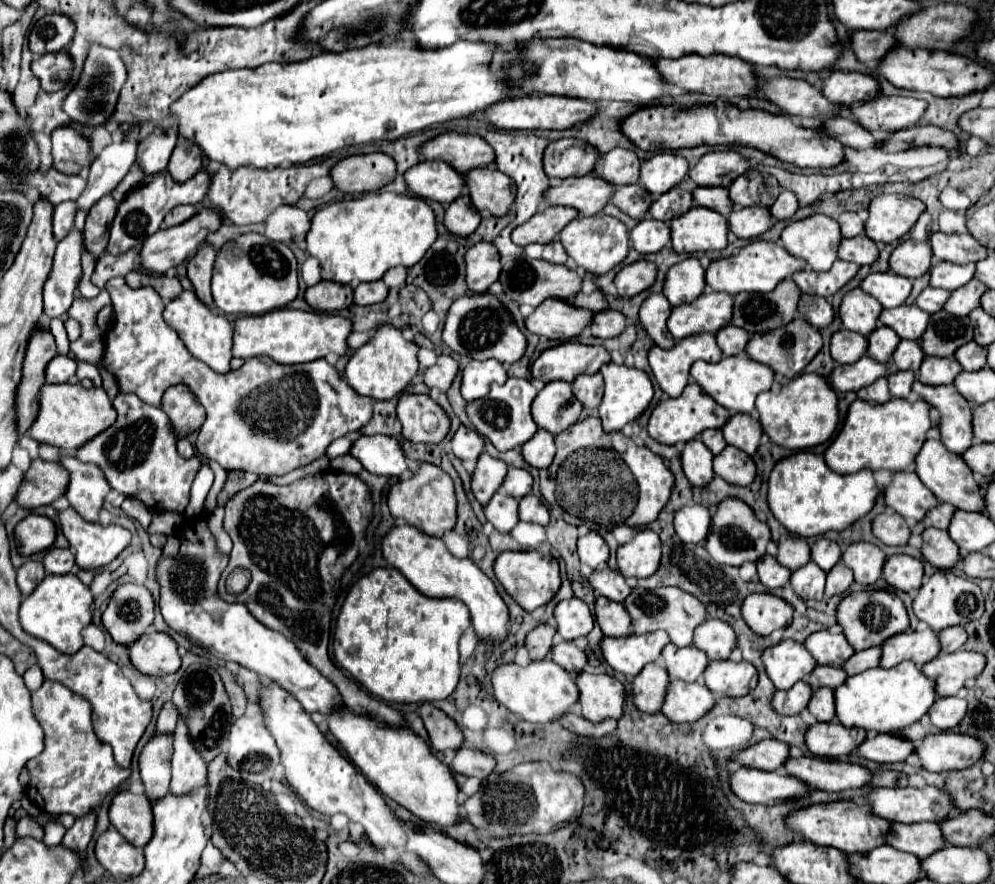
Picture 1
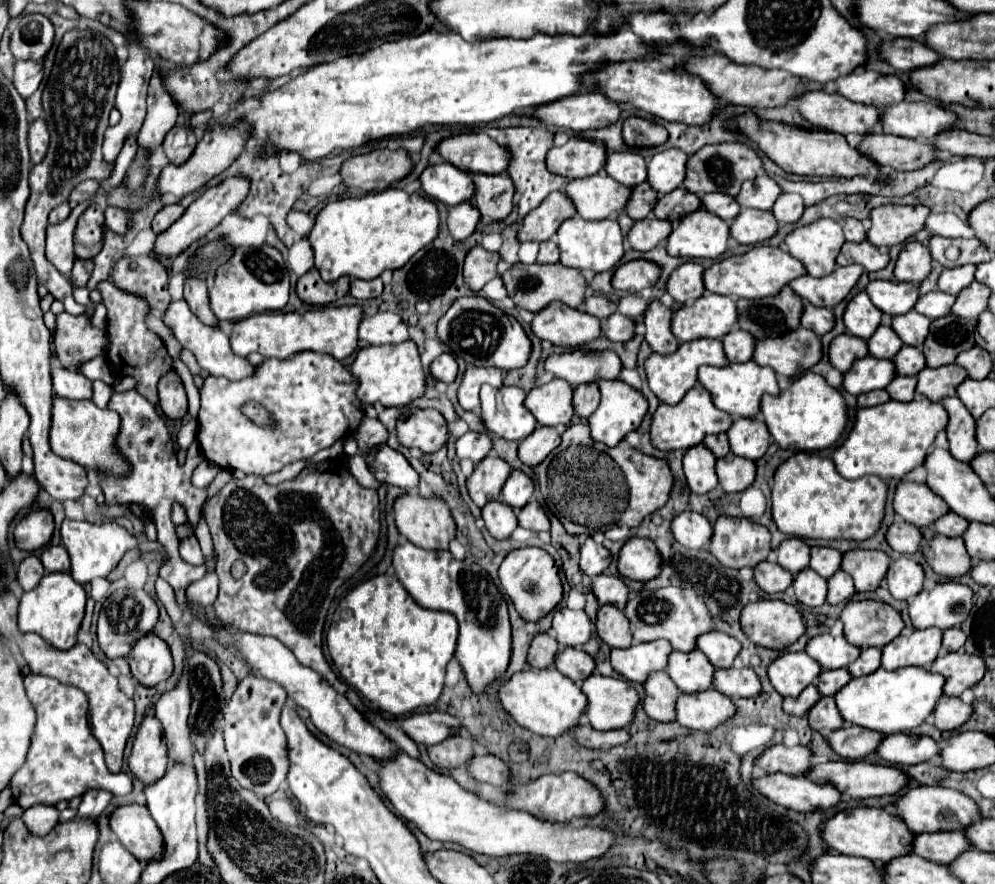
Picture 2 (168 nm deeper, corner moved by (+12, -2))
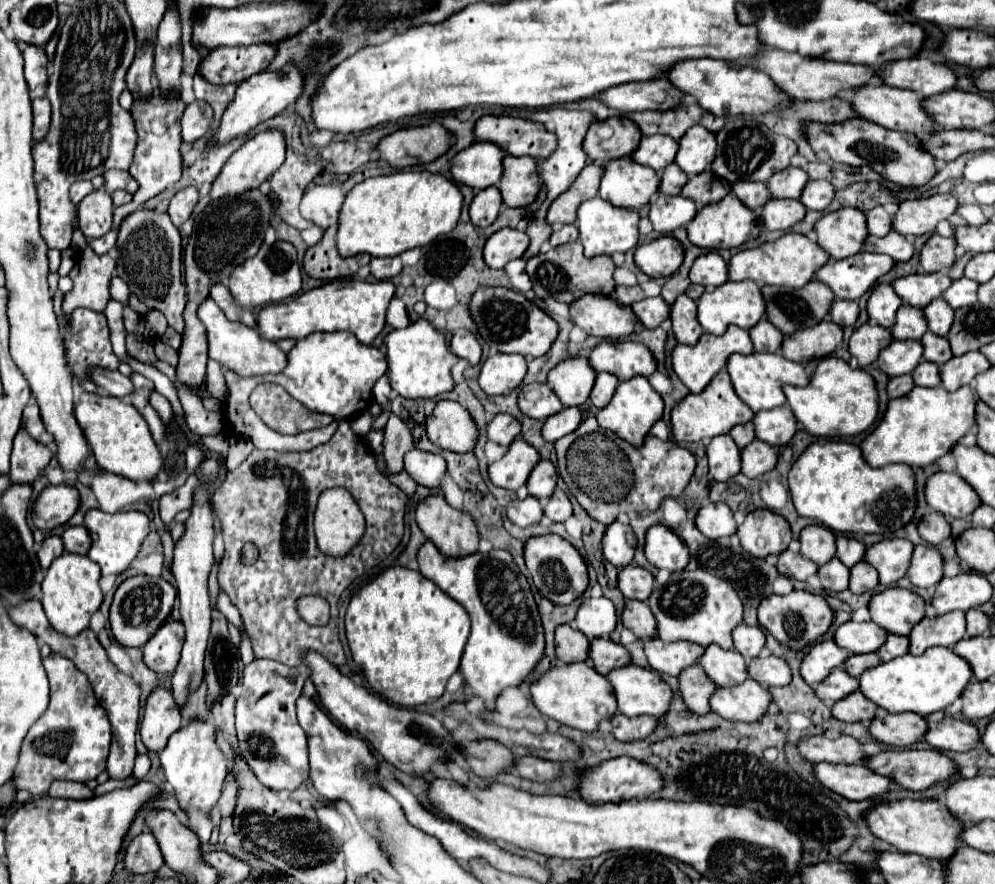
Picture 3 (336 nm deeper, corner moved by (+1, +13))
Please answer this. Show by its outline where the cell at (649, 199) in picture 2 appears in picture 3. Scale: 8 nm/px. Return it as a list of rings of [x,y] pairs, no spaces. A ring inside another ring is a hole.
[[[675,163],[673,165],[667,165],[665,171],[663,171],[663,179],[661,179],[661,193],[665,195],[679,195],[683,185],[689,181],[689,175],[685,175],[681,171],[681,167],[677,167]]]

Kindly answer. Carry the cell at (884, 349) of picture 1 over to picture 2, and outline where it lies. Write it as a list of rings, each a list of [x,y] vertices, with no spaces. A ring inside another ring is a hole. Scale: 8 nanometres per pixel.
[[[880,326],[868,340],[868,352],[874,358],[892,358],[898,348],[902,348],[902,342],[898,340],[898,336],[894,336],[894,330],[888,326]]]

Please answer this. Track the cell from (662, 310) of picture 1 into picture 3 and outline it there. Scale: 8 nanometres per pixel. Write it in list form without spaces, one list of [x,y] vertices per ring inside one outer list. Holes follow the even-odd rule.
[[[679,295],[677,301],[671,305],[671,321],[673,333],[683,345],[695,345],[703,335],[703,329],[697,321],[697,303],[691,301],[687,295]]]

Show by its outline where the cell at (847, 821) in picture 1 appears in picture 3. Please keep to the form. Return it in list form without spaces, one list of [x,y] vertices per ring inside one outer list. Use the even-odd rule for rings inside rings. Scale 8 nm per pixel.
[[[891,801],[879,803],[865,815],[871,831],[881,839],[897,847],[901,853],[917,853],[939,861],[949,861],[961,847],[959,835],[965,829],[963,823],[939,801]]]

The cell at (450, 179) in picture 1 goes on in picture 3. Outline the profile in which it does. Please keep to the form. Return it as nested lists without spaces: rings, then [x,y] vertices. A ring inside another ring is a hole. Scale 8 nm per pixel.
[[[477,141],[469,149],[455,155],[451,175],[457,183],[469,185],[477,191],[487,189],[499,183],[503,173],[503,157],[505,151],[501,151],[495,143]]]

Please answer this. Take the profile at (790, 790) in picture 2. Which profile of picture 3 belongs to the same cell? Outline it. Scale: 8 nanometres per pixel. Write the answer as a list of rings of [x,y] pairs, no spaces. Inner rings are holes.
[[[817,763],[815,777],[831,791],[845,799],[875,799],[889,791],[893,779],[871,771],[865,765],[833,765]]]

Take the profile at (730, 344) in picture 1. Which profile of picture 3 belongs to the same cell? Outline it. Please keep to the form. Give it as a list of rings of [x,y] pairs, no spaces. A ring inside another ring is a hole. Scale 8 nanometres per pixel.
[[[761,321],[761,325],[749,329],[751,341],[755,345],[757,353],[777,353],[783,343],[783,333],[769,321]]]

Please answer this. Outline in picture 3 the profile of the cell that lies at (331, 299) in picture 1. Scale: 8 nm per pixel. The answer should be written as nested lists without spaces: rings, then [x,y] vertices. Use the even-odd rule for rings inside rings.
[[[337,225],[325,229],[321,241],[305,251],[303,269],[313,279],[343,279],[357,273],[359,263],[367,265],[371,261],[369,255],[355,255],[355,257],[341,257],[335,247],[335,233]]]

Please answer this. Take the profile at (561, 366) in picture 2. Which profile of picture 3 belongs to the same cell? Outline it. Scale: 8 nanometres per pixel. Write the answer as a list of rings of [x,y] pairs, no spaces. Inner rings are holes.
[[[619,341],[619,343],[599,343],[589,355],[589,363],[593,369],[607,371],[619,377],[619,381],[627,381],[635,375],[649,377],[657,371],[657,361],[653,353],[643,343]]]

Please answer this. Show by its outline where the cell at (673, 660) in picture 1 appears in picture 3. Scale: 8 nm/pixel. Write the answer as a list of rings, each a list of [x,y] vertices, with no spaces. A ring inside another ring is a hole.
[[[709,645],[699,663],[719,687],[733,687],[747,679],[747,663],[735,649],[725,651],[719,645]]]

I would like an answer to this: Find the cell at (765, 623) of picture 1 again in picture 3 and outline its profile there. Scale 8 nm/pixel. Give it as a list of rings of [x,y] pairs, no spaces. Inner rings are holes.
[[[793,591],[789,595],[771,595],[759,605],[759,623],[783,645],[799,651],[825,635],[833,623],[833,609],[823,595],[809,591]]]

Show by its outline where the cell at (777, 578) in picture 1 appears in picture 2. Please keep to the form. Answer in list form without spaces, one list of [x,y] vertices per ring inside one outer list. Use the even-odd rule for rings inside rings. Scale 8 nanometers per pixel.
[[[771,550],[767,560],[769,562],[760,562],[754,566],[754,580],[758,584],[758,588],[766,594],[776,594],[776,592],[784,592],[790,584],[792,584],[792,574],[786,572],[782,566],[778,564],[770,564],[777,562],[777,554],[775,550]]]

